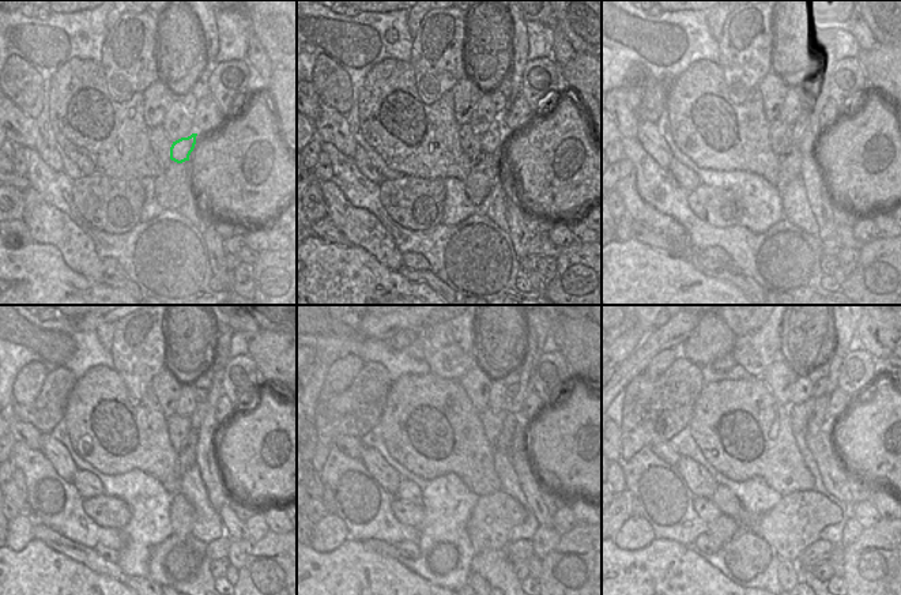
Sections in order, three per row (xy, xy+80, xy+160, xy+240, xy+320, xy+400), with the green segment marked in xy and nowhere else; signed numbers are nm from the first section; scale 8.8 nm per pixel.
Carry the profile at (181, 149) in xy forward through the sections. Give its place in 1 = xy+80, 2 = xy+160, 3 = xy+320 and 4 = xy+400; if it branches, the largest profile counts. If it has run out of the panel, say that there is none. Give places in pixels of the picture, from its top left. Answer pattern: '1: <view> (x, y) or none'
1: xy+80 (494, 136)
2: xy+160 (798, 130)
3: xy+320 (538, 332)
4: xy+400 (844, 332)

